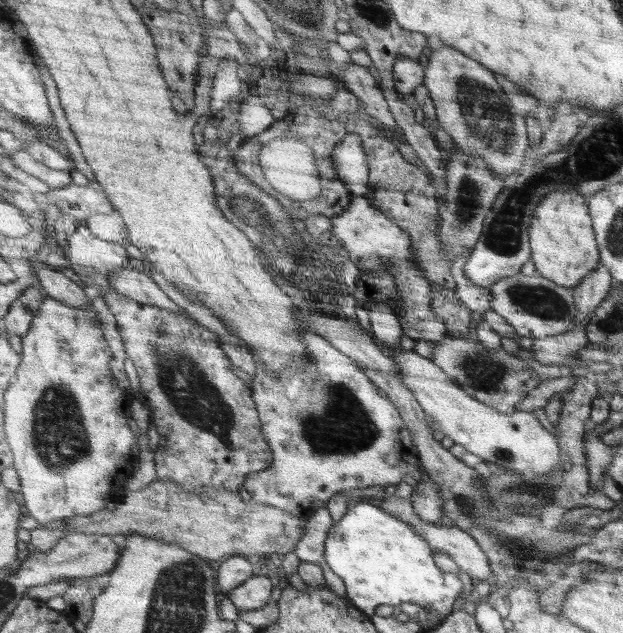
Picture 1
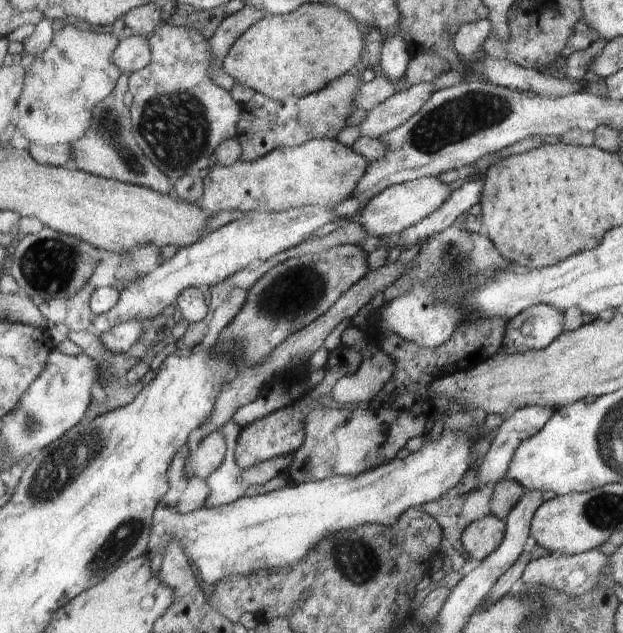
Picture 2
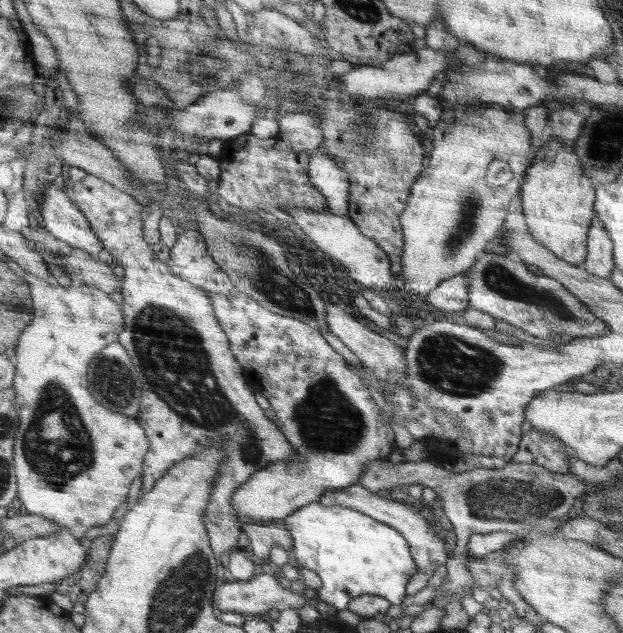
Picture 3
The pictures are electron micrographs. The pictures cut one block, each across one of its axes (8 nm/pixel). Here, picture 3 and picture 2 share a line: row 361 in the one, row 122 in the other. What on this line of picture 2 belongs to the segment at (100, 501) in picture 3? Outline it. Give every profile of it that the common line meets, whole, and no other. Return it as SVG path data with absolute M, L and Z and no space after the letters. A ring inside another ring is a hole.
M64 26L60 32L53 34L52 44L31 62L30 70L25 72L24 86L18 105L18 123L16 126L22 136L30 143L50 147L58 144L76 143L84 138L91 128L92 111L96 104L108 99L108 96L118 86L122 70L112 62L120 37L112 33L102 34L94 30L82 30L77 26Z

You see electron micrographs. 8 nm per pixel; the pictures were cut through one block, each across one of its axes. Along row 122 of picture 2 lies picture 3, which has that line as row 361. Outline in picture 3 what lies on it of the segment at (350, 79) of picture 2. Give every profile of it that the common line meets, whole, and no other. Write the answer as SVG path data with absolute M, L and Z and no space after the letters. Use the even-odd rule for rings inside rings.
M186 229L180 232L171 249L168 266L180 278L187 279L211 296L215 314L230 339L235 358L248 369L248 382L268 399L276 414L276 424L283 430L292 450L296 452L296 461L276 462L275 465L260 470L236 490L232 499L241 528L243 524L249 523L262 525L280 522L304 506L319 502L319 498L327 490L344 489L359 483L368 464L372 464L376 458L388 458L394 440L392 427L383 422L380 408L370 398L366 385L346 366L344 358L330 348L330 344L322 338L316 327L308 326L308 323L292 318L291 315L276 314L275 311L260 306L251 296L238 291L230 276L207 251L206 240L198 230Z

